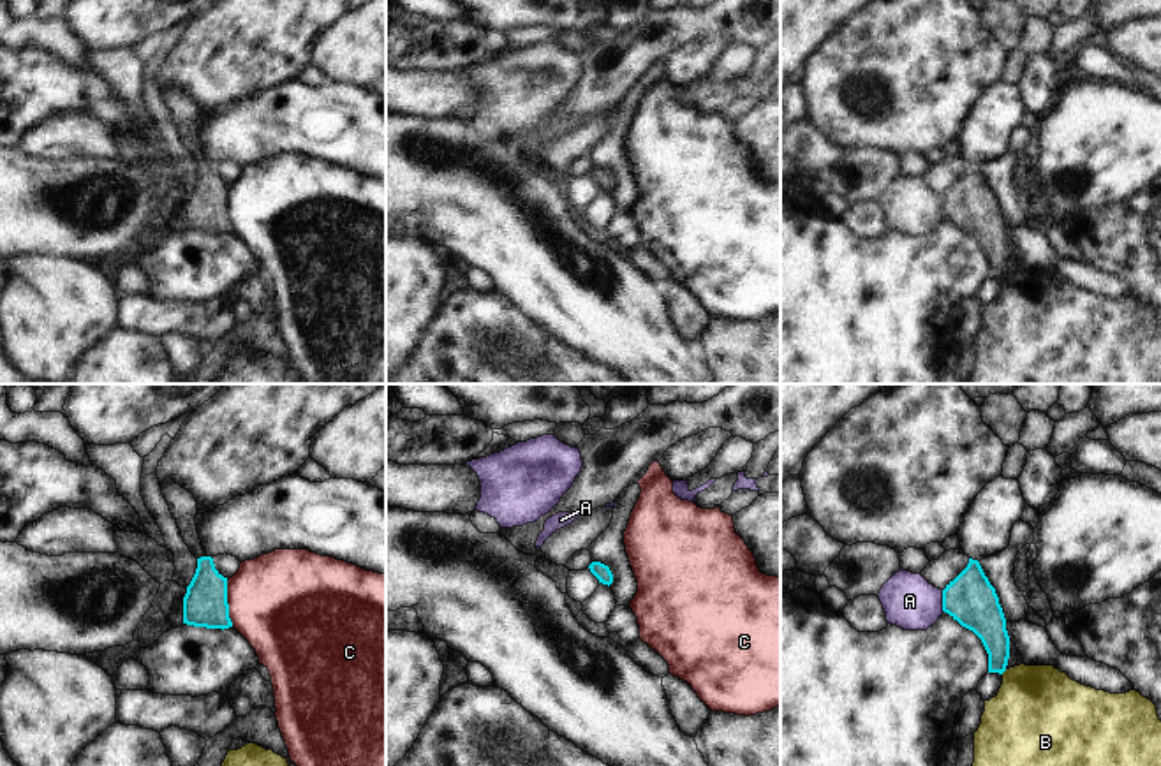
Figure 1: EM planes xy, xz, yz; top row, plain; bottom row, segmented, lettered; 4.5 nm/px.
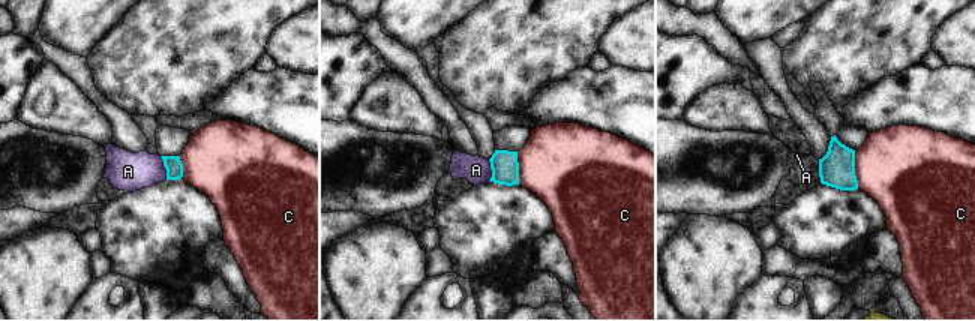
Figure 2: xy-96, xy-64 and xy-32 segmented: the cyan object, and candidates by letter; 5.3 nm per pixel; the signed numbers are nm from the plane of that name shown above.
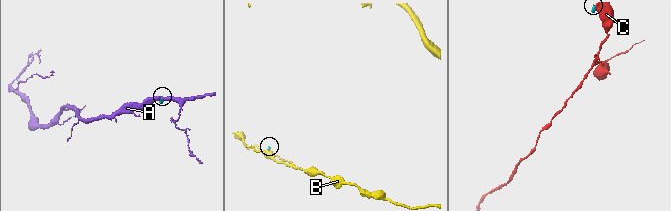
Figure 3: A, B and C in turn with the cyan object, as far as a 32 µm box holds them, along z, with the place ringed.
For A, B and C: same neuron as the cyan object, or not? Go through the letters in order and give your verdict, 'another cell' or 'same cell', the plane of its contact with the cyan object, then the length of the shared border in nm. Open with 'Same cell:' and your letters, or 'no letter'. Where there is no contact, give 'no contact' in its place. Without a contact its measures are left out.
Same cell: no letter
A: another cell; contact in yz; length 110 nm
B: another cell; contact in yz; length 40 nm
C: another cell; contact in xy; length 220 nm

